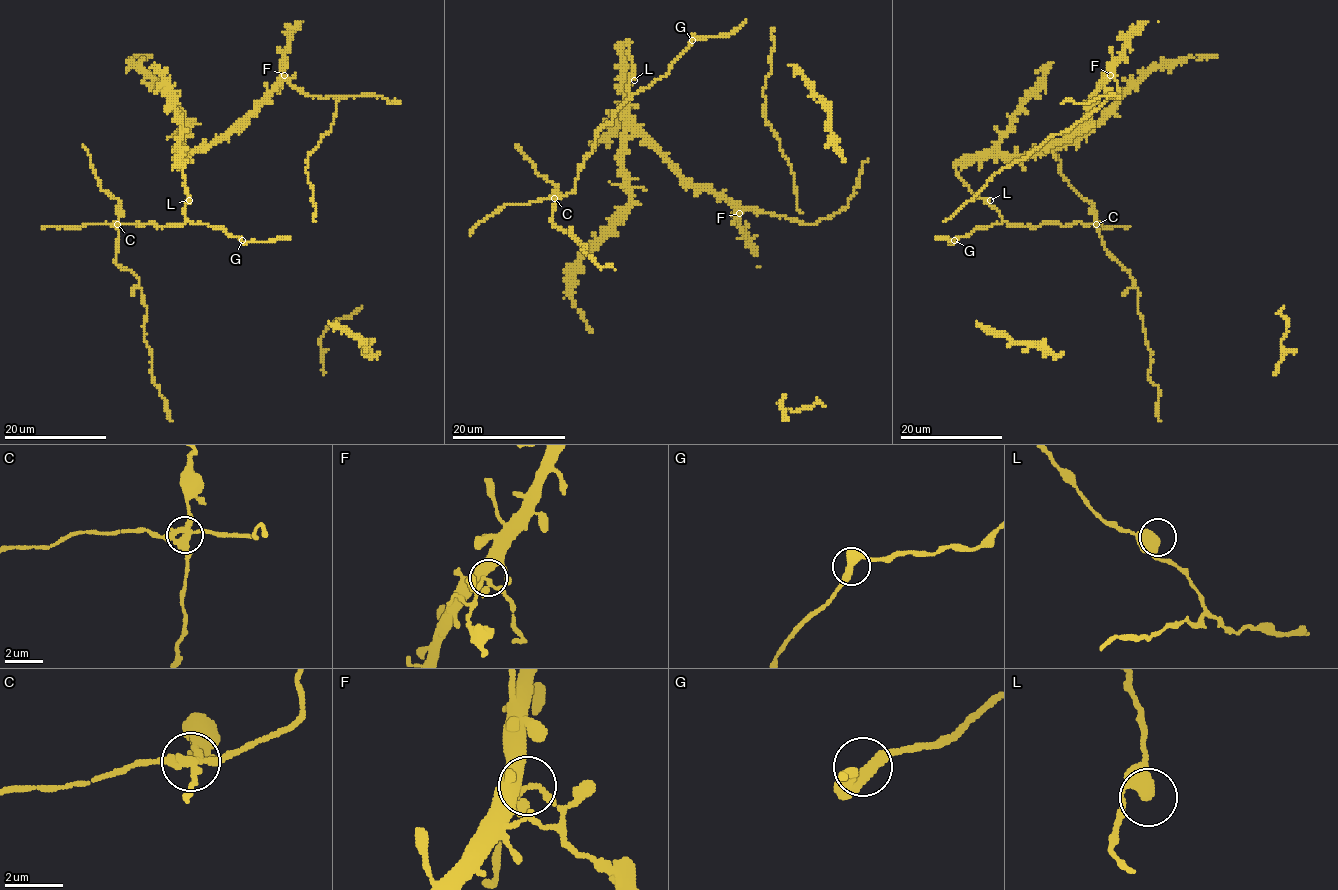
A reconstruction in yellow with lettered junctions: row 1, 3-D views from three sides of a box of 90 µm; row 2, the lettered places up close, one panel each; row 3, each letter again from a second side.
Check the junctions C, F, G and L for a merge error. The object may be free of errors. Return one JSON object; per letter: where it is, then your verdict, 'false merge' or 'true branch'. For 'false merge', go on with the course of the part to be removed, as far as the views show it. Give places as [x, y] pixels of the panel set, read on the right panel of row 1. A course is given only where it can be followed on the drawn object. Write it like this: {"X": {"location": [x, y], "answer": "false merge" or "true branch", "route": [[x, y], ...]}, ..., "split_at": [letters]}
{"C": {"location": [1096, 224], "answer": "false merge"}, "F": {"location": [1110, 75], "answer": "true branch"}, "G": {"location": [954, 240], "answer": "true branch"}, "L": {"location": [990, 200], "answer": "true branch"}, "split_at": ["C"]}

